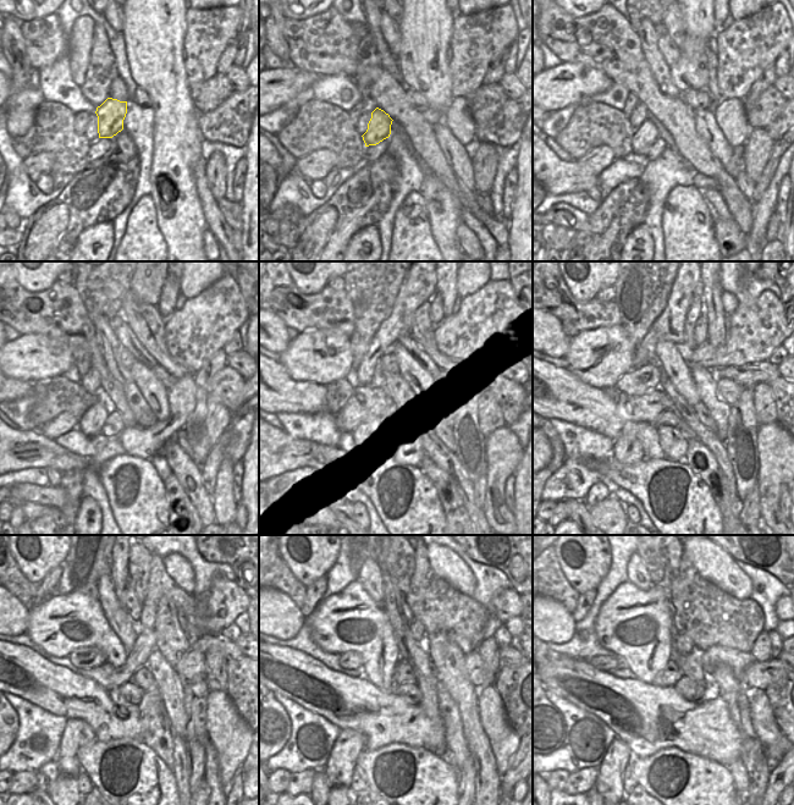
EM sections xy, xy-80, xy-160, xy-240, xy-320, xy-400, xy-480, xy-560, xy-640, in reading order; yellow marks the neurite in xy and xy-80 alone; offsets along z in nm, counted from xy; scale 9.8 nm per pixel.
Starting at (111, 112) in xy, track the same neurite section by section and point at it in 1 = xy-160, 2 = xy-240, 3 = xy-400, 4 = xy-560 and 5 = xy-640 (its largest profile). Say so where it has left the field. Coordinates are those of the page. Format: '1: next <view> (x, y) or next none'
1: next xy-160 (644, 137)
2: next xy-240 (92, 423)
3: next xy-400 (628, 450)
4: next xy-560 (341, 765)
5: next xy-640 (608, 782)

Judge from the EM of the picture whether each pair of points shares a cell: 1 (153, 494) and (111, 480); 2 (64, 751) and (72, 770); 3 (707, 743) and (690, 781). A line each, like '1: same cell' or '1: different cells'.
1: same cell
2: same cell
3: different cells

